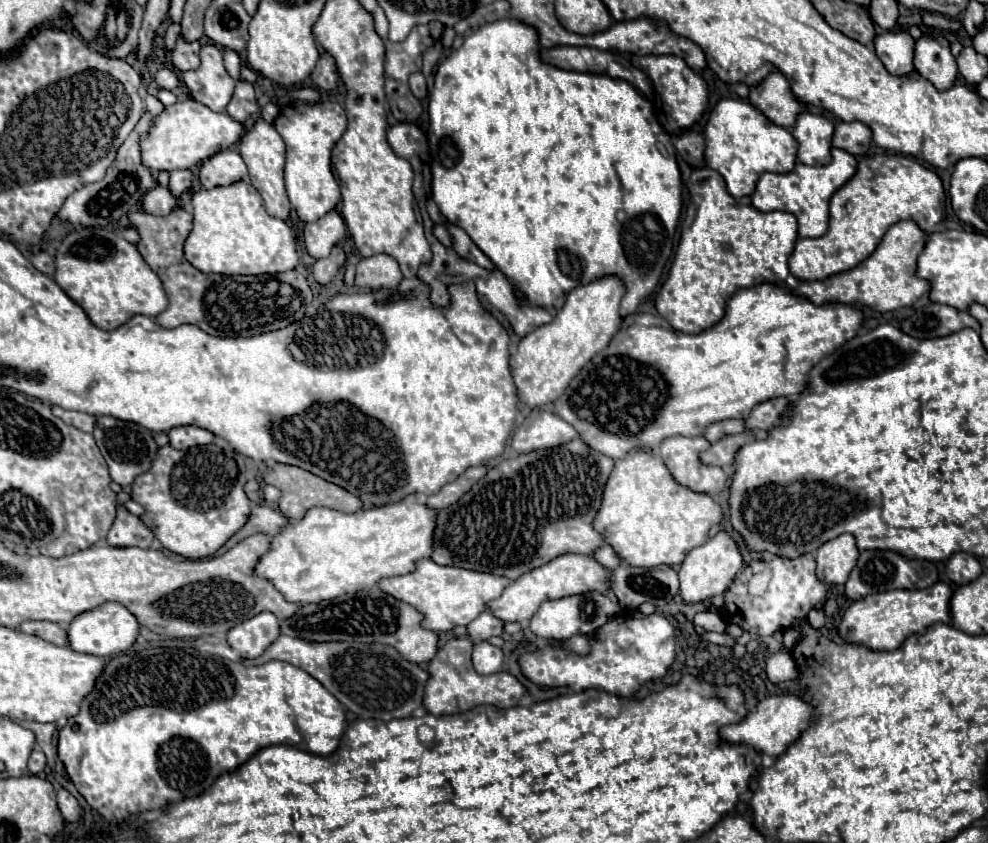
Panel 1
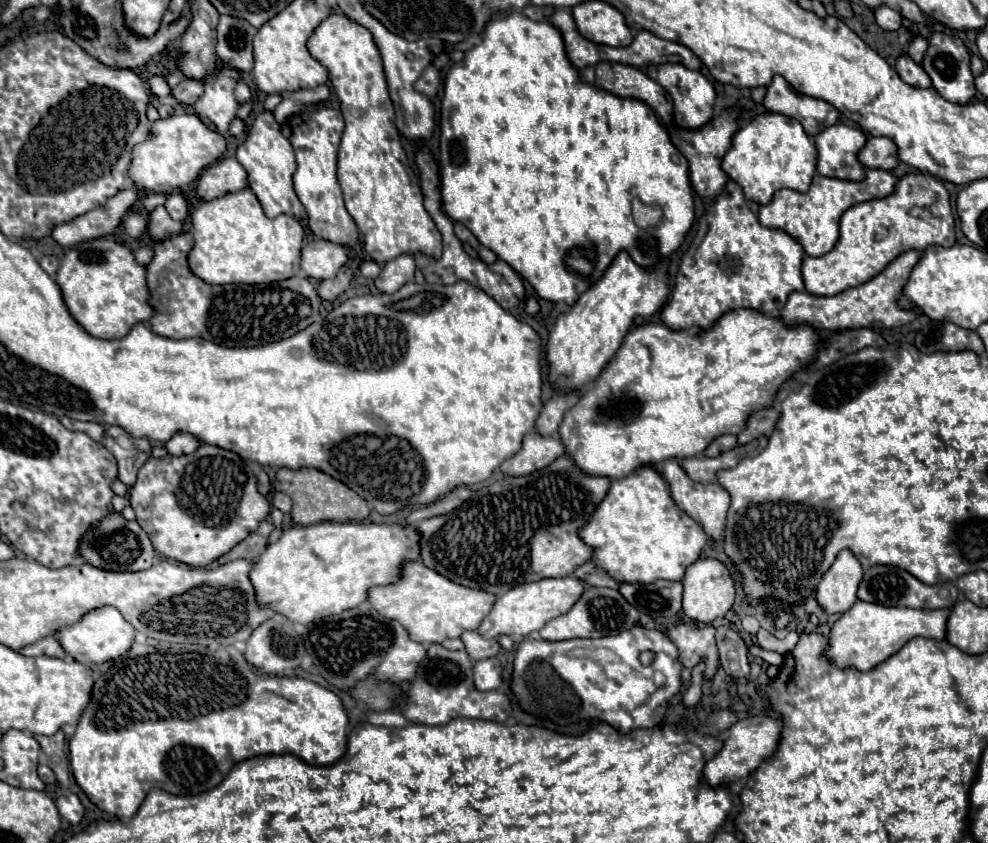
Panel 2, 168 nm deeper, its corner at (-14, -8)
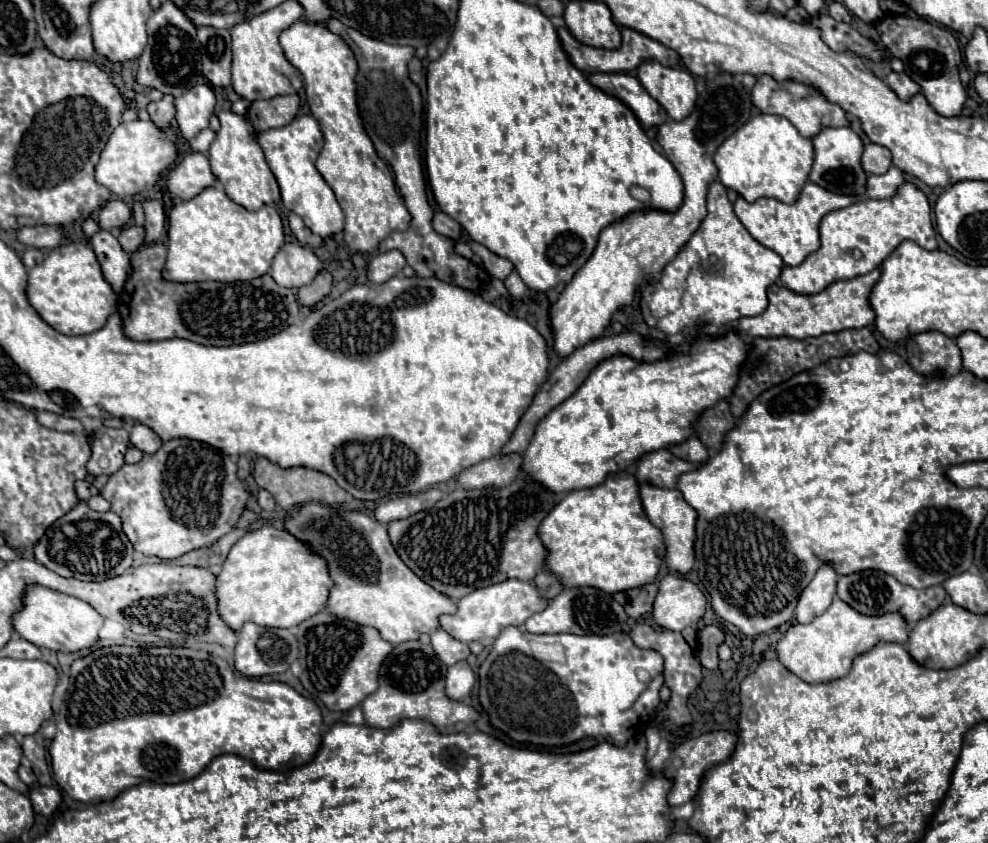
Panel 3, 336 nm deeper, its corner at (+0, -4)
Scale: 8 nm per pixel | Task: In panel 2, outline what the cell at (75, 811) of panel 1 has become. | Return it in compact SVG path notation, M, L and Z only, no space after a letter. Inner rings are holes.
M64 793L62 797L56 799L56 805L58 805L58 811L60 815L70 821L72 825L78 825L84 817L84 807L80 803L80 799L74 795L74 793Z

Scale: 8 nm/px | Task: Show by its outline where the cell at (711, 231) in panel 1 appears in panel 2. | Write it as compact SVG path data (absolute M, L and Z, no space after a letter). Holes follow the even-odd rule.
M728 181L698 219L696 235L680 261L678 287L674 283L672 299L660 311L660 319L674 331L692 327L708 331L720 315L740 307L762 309L776 317L790 293L804 291L802 259L804 247L800 241L782 229L764 227L748 209L740 185Z

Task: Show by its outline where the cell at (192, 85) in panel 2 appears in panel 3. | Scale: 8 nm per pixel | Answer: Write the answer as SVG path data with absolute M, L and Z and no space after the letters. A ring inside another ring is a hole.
M164 95L162 101L158 103L148 103L148 115L150 121L158 127L158 129L168 129L170 123L174 121L174 99L170 99L170 95Z

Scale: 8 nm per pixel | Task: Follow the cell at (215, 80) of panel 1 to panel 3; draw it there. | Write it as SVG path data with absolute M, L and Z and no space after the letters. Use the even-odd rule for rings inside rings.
M194 85L190 91L186 91L186 95L174 99L178 133L190 141L194 135L206 129L208 119L214 113L214 105L216 97L210 85Z

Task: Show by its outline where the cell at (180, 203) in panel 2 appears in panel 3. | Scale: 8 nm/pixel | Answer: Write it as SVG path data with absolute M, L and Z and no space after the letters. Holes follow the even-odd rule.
M154 199L144 201L144 215L146 215L146 223L144 223L146 237L144 237L144 243L154 243L154 241L158 241L162 237L162 231L164 231L166 215L164 215L162 203L154 201Z

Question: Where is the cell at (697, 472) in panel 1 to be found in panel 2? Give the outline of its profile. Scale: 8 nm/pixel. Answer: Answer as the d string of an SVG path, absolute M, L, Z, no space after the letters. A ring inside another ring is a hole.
M668 459L664 461L664 469L662 469L662 475L664 479L670 483L670 493L676 501L676 505L686 511L692 519L696 519L704 531L708 533L708 537L712 541L716 541L718 537L722 537L722 531L724 531L724 525L726 525L726 515L728 515L728 507L730 507L730 495L728 491L720 485L720 483L696 483L688 477L688 473L682 469L680 461L678 459Z

